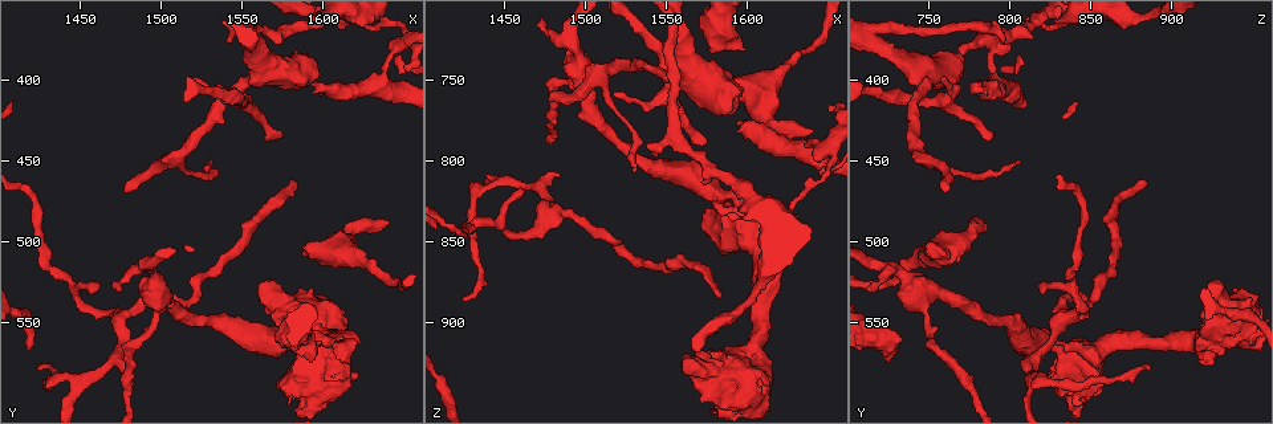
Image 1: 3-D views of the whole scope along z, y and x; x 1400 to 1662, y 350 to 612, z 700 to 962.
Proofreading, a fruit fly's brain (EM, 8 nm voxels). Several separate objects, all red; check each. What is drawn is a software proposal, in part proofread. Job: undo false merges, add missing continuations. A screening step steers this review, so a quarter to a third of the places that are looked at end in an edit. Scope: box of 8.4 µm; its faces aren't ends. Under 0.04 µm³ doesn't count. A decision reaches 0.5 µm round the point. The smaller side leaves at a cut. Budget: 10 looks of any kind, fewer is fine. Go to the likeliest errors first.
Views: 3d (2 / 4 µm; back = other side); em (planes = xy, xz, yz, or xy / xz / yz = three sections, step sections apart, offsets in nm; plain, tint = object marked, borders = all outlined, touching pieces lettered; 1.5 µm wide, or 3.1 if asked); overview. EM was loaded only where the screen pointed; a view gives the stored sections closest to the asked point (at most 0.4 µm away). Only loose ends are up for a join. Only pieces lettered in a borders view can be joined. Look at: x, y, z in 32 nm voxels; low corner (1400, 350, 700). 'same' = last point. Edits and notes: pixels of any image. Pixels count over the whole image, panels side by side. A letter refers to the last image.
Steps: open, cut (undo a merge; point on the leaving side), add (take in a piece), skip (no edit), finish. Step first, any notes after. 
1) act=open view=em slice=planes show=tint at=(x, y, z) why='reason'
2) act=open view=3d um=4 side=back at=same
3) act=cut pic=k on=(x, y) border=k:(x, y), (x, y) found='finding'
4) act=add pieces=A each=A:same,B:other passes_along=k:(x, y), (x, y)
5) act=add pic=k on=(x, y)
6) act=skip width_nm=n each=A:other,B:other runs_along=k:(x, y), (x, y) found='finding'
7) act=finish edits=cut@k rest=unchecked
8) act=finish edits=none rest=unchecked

act=open view=em slice=xy step=4 show=tint at=(1478, 468, 762) why='free end'

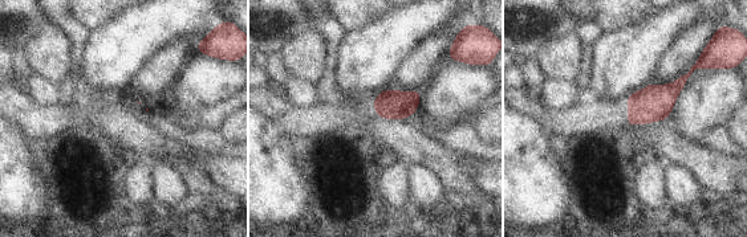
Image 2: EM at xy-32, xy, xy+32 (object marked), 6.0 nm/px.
act=open view=em slice=planes show=borders at=same why='cut it another way'

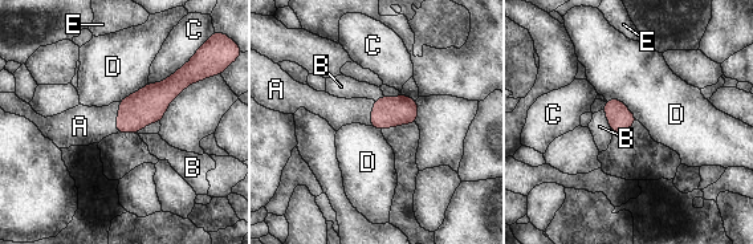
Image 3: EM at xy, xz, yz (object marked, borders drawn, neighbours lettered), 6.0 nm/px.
act=add pieces=A width_nm=150 each=A:same,B:other,C:other,D:other,E:other found='the neuron continues'

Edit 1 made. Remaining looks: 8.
act=open view=overview

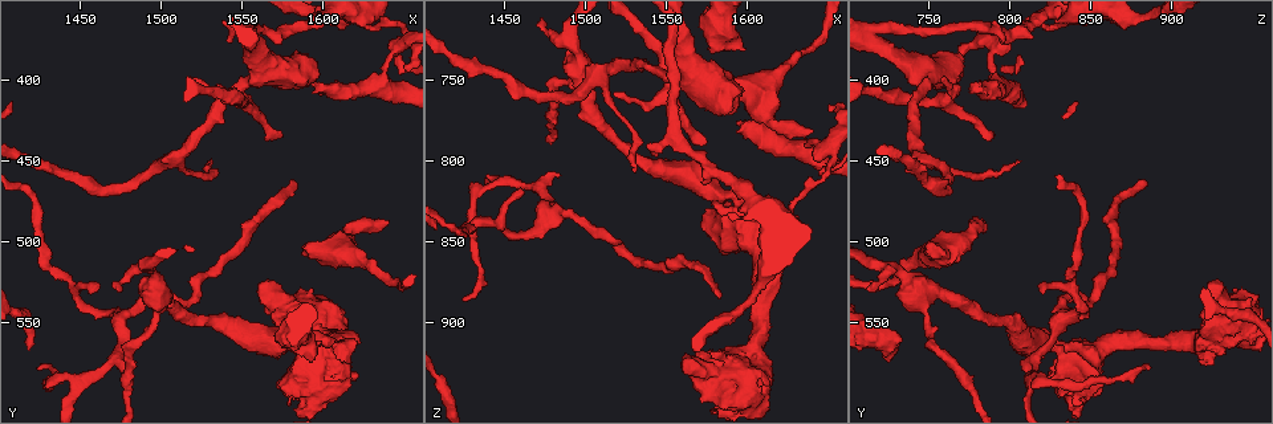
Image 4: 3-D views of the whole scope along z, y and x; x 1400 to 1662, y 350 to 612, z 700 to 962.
act=open view=3d um=4 at=(1642, 488, 782)

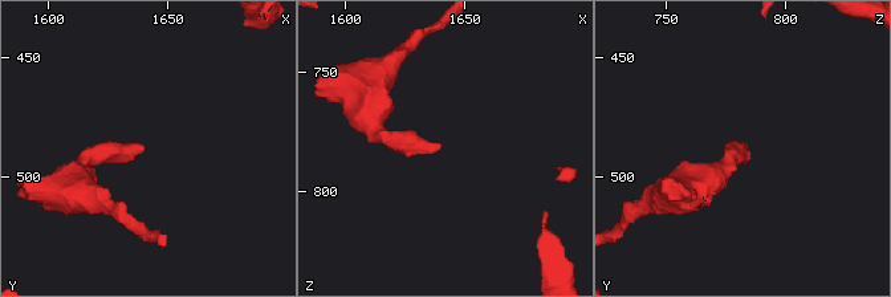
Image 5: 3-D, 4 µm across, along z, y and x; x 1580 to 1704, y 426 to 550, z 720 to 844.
act=open view=em slice=xz step=8 show=tint at=(1640, 488, 782)

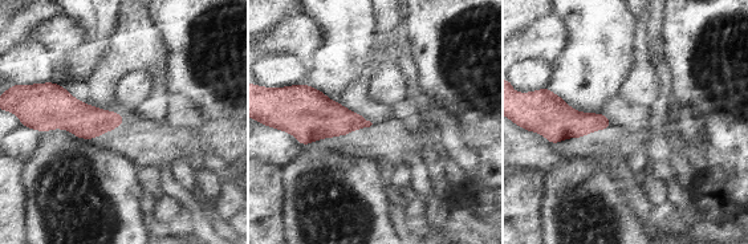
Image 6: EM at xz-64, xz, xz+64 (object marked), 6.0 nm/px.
act=open view=em slice=yz step=4 show=borders at=same

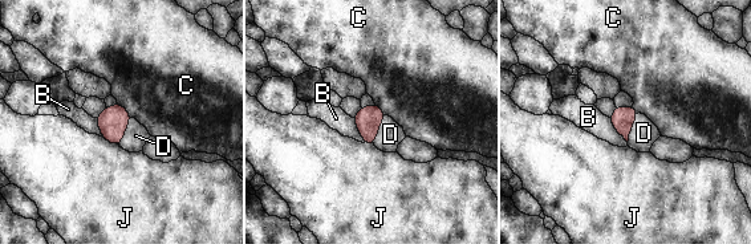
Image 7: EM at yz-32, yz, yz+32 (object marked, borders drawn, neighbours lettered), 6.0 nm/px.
act=add pieces=D longest_contact=D:190nm each=B:other,C:other,D:same,J:other passes_along=7:(368, 120), (377, 130), (390, 134) found='it goes on there'

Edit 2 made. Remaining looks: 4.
act=open view=em slice=planes show=borders at=(1484, 576, 808) why='free end'

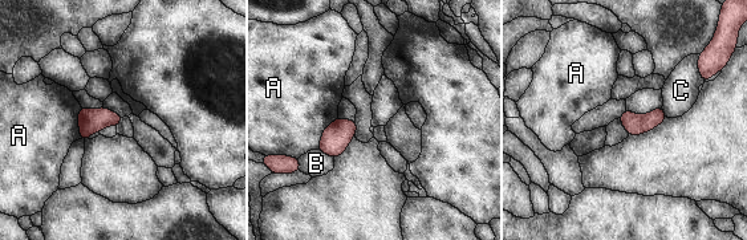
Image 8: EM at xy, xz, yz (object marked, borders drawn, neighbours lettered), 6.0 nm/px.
act=skip longest_contact=A:240nm each=A:other,B:other,C:other border=8:(337, 117), (324, 130), (316, 149) found='no lettered piece goes on from it'

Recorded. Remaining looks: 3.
act=open view=em slice=xy step=8 show=borders at=(1518, 400, 758) why='an open end'

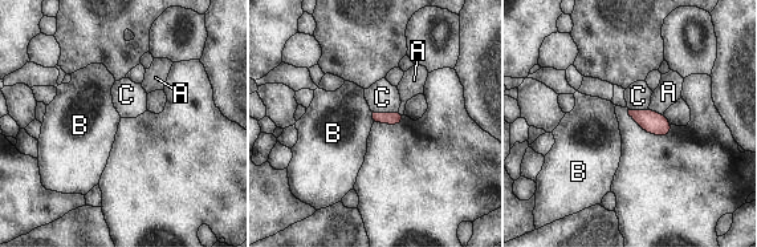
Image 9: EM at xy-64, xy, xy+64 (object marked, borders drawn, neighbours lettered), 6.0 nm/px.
act=open view=em slice=planes show=borders at=same

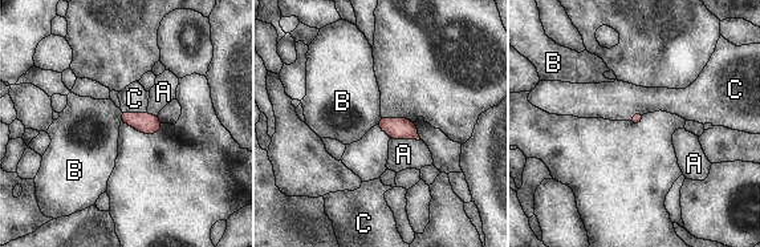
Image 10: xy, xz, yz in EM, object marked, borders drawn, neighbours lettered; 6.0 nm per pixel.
act=skip each=A:other,B:other,C:other border=10:(120, 110), (121, 120) found='no lettered piece goes on from it'

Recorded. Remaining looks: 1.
act=finish edits=add@3,add@7 rest=unchecked

